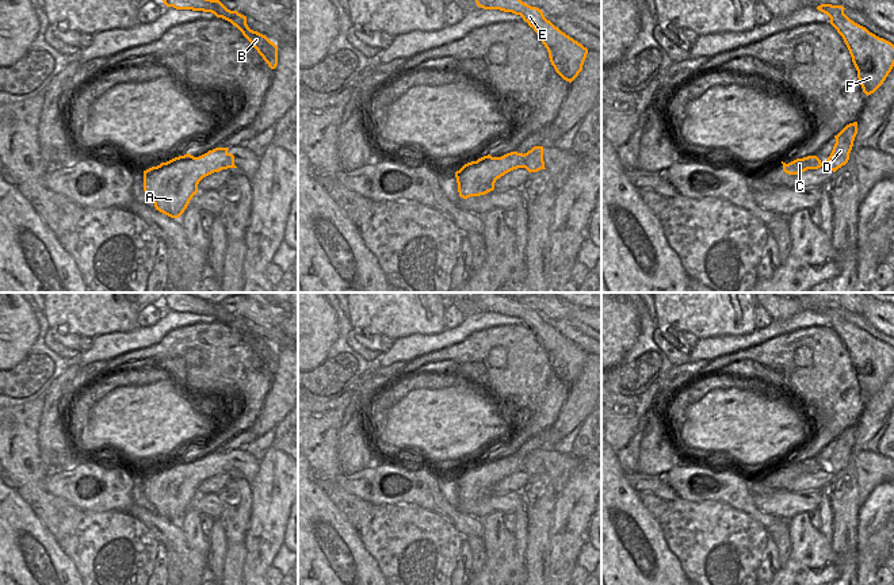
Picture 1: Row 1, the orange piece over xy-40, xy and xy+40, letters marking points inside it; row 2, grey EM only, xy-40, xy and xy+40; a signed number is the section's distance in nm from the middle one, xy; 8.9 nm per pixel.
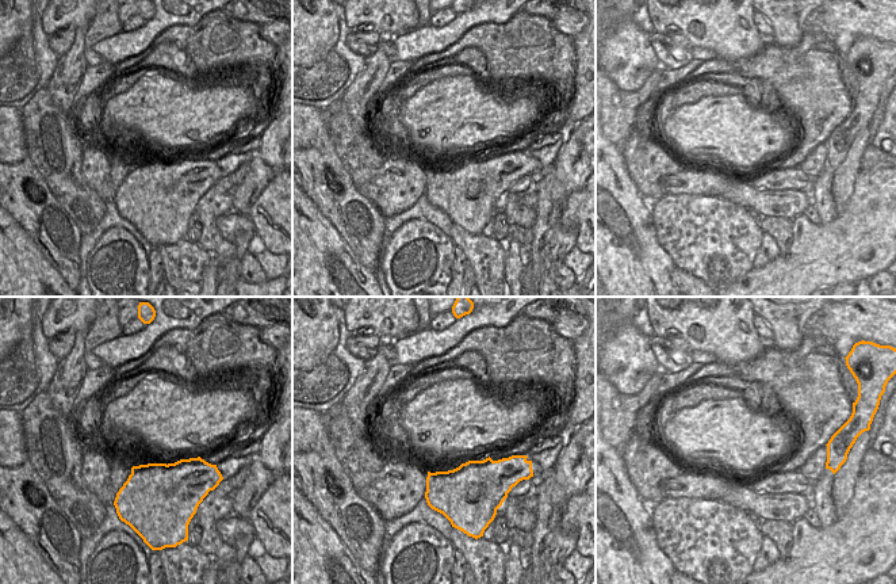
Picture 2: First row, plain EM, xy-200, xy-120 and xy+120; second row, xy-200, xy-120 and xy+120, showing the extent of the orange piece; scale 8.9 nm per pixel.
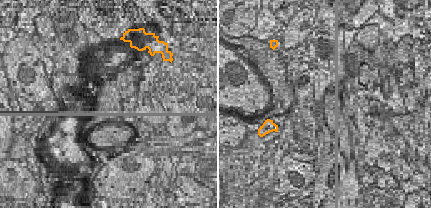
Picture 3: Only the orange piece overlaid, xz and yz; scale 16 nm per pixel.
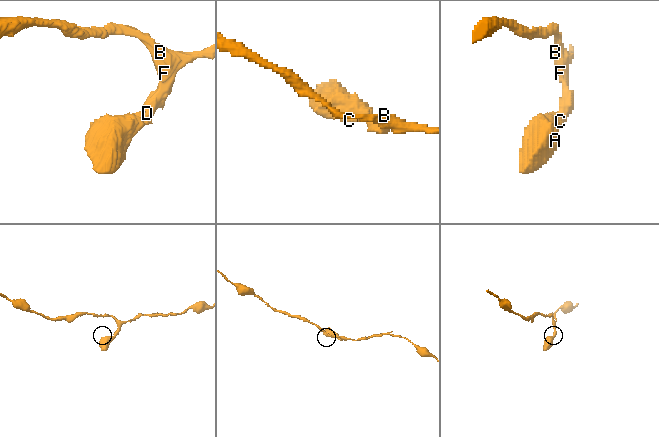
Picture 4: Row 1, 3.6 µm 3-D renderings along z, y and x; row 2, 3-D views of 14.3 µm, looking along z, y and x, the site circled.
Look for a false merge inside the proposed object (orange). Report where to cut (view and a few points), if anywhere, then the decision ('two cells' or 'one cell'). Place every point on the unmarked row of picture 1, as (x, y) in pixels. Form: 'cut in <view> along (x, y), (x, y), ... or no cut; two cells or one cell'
no cut; one cell

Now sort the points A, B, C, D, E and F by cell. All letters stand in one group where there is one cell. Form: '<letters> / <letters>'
A B C D E F

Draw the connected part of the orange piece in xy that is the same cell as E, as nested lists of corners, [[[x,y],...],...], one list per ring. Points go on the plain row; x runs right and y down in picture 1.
[[[478,292],[471,294],[470,298],[477,309],[484,313],[500,313],[520,318],[538,337],[549,355],[551,368],[563,383],[572,386],[582,374],[588,352],[547,324],[542,313],[531,310],[517,299],[503,294]]]

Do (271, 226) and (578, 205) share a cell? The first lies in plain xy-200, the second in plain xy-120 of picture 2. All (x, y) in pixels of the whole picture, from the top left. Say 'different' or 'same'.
same

